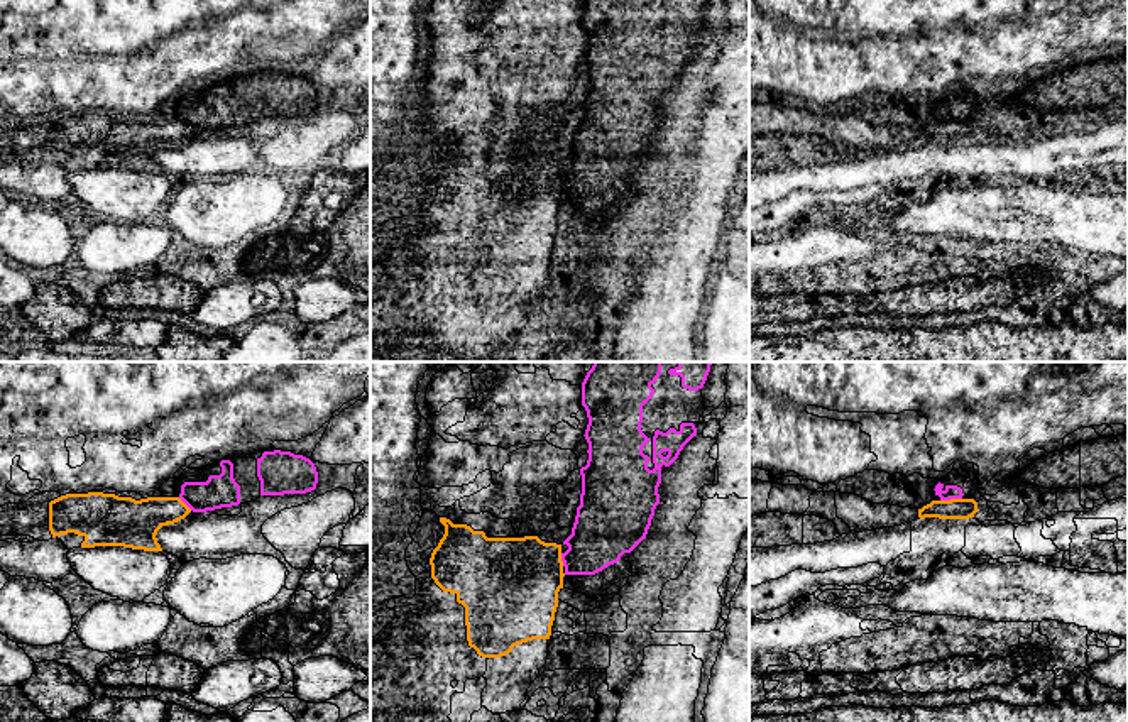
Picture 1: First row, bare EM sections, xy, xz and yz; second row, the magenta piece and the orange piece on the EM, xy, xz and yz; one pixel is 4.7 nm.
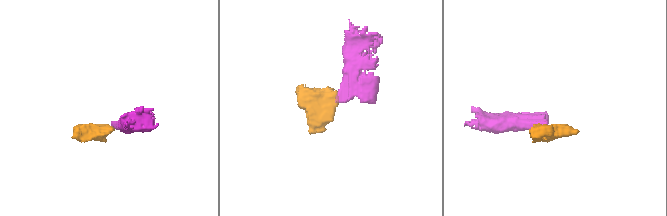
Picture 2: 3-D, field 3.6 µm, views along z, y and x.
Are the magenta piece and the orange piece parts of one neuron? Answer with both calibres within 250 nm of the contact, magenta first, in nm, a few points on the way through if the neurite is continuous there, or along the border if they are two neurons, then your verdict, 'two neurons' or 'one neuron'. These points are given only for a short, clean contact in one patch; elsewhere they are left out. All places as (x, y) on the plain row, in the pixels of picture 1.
calibres 60 and 100 nm; border yz (961, 119), (941, 122); two neurons

